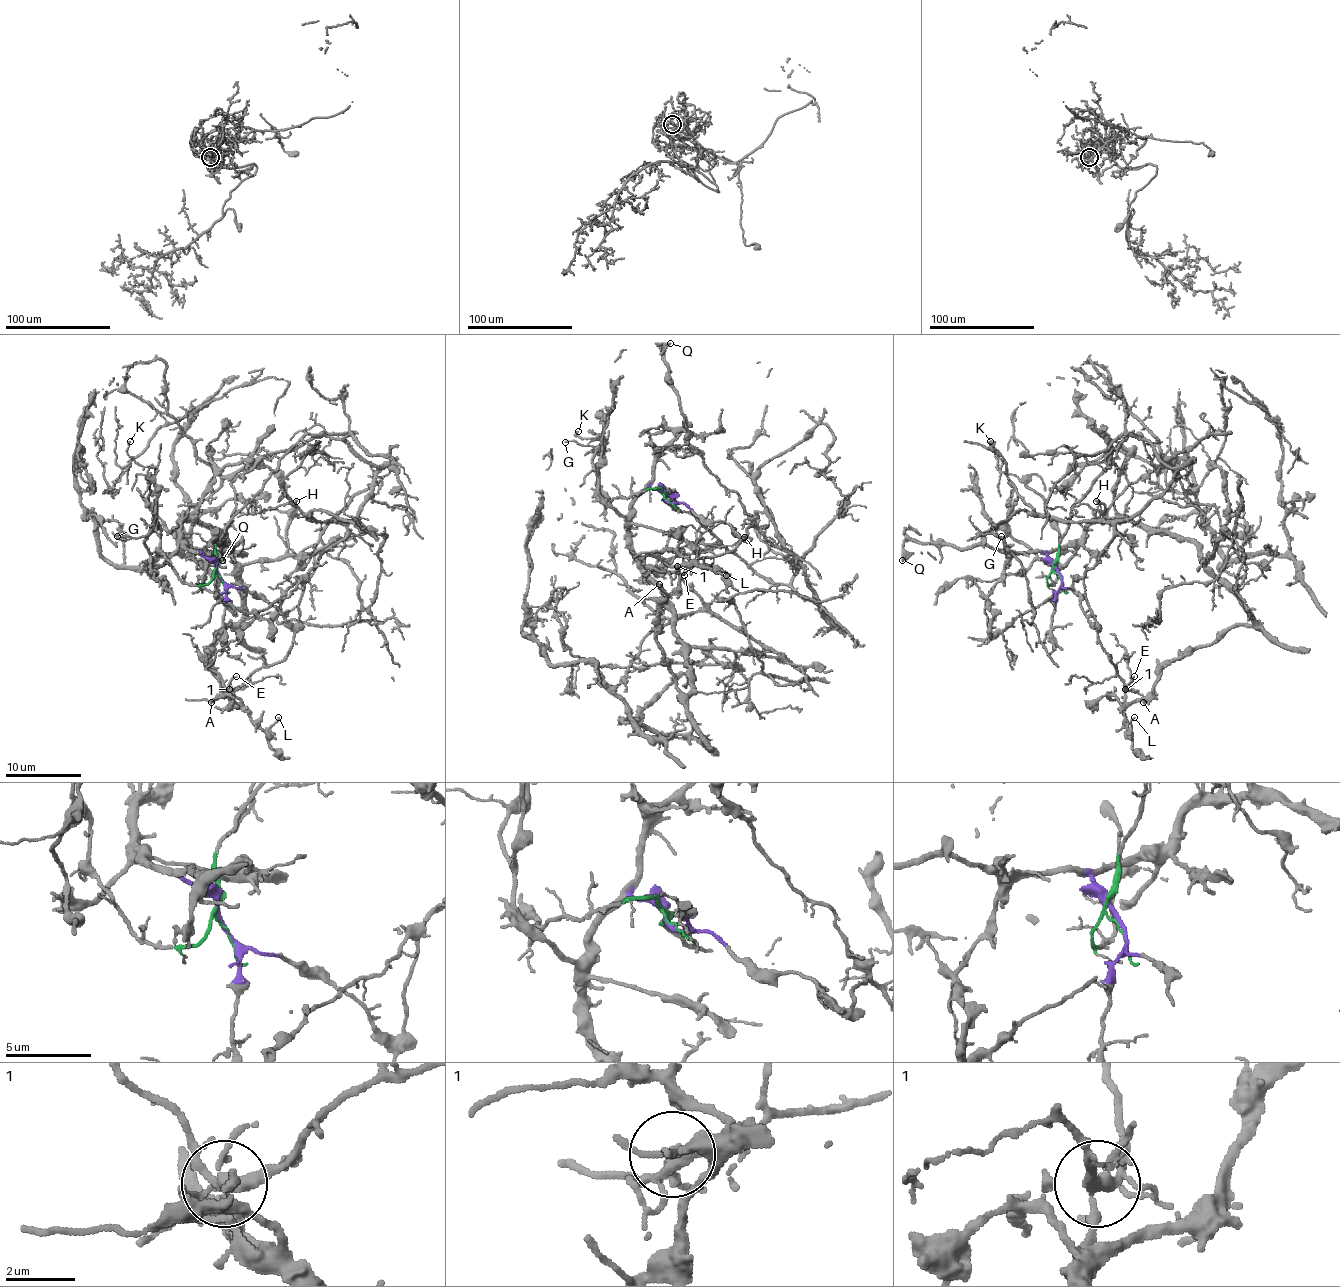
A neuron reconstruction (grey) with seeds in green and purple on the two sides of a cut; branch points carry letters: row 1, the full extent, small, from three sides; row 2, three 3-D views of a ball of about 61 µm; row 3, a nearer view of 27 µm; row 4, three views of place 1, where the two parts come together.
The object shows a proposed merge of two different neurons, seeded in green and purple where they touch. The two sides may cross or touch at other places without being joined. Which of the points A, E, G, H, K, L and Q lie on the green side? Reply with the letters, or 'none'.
H, K

